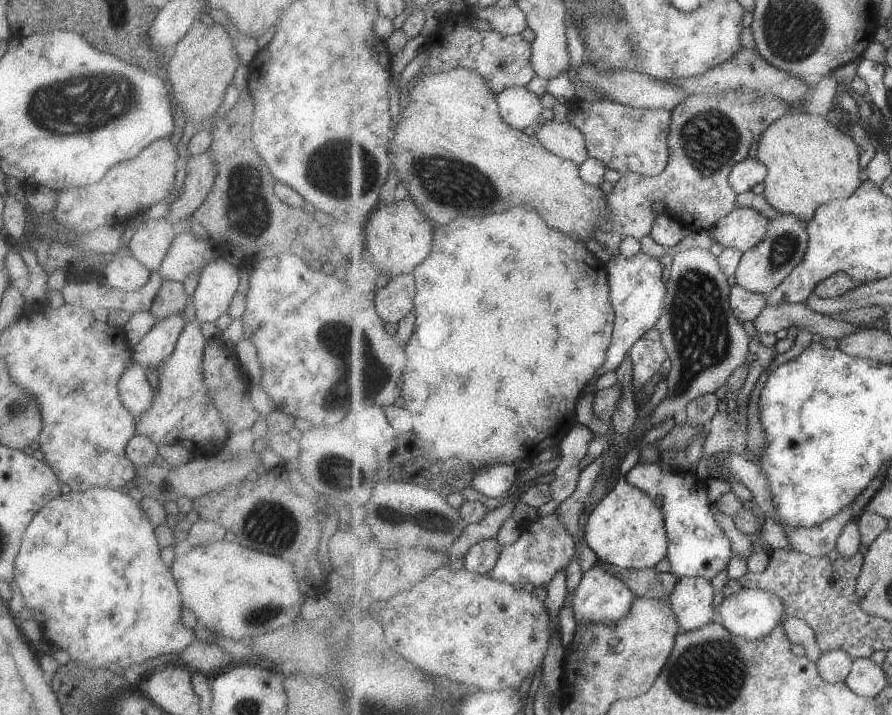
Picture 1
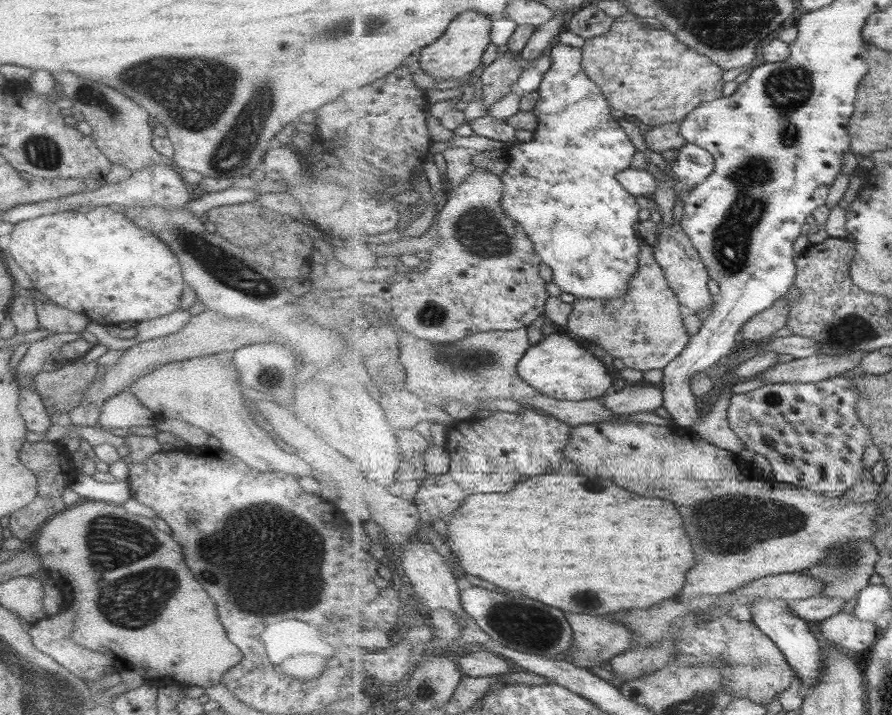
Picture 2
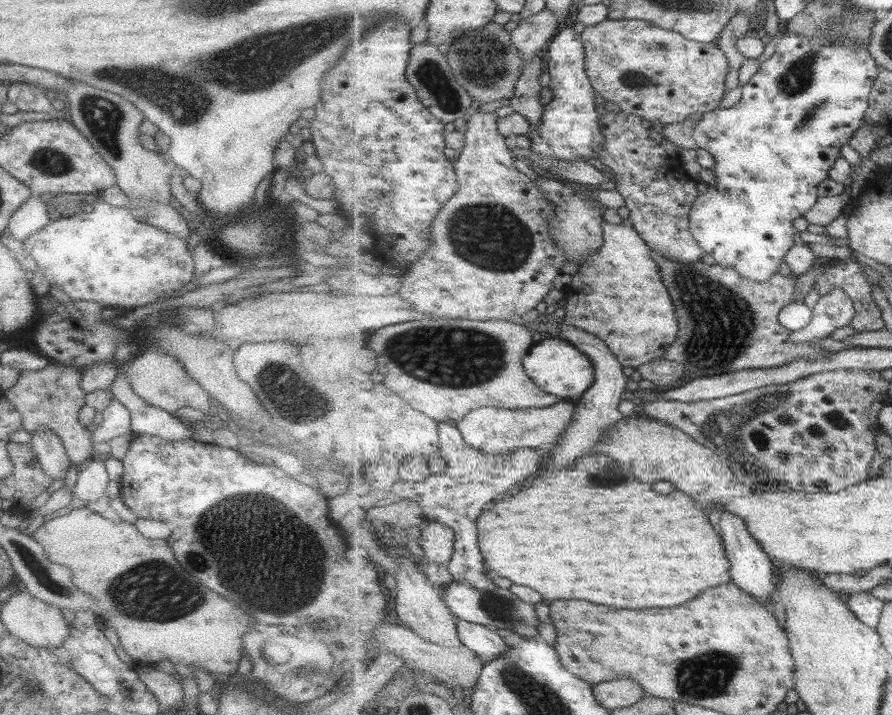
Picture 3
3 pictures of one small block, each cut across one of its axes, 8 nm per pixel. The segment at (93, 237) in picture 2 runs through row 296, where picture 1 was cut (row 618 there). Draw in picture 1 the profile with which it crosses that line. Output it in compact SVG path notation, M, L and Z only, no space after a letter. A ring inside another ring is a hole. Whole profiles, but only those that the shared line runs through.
M91 486L89 490L73 490L66 494L59 494L51 500L47 500L43 506L33 514L31 522L23 530L19 550L13 560L15 572L15 582L17 588L25 600L27 608L37 608L39 610L39 625L41 634L45 642L63 650L71 662L77 662L79 666L85 666L87 670L93 672L111 672L117 668L133 668L136 664L141 664L147 660L156 659L157 656L170 656L179 654L187 646L197 641L192 630L181 623L181 597L175 584L175 579L170 573L159 554L159 546L155 538L155 532L147 515L140 510L140 502L135 502L124 494L119 488L102 488L101 486Z

